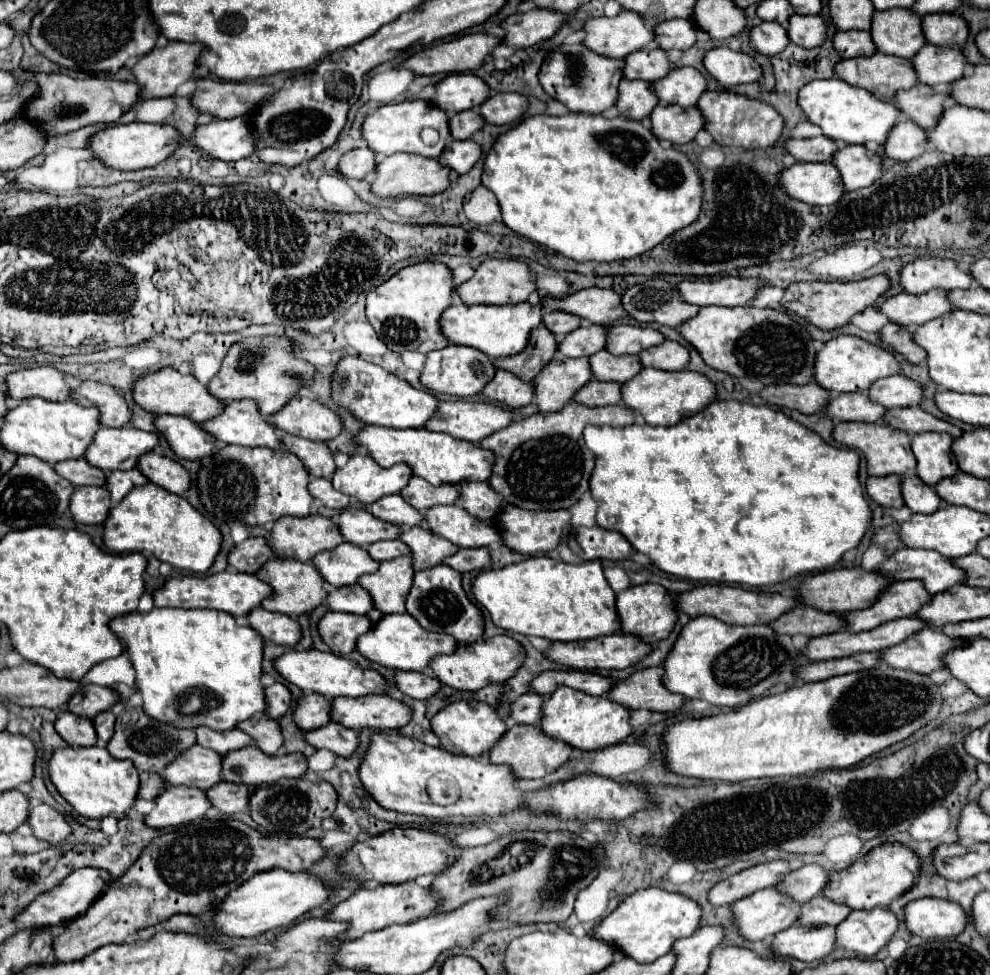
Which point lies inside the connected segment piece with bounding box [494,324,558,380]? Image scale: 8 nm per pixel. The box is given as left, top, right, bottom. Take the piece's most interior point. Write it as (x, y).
(526, 365)

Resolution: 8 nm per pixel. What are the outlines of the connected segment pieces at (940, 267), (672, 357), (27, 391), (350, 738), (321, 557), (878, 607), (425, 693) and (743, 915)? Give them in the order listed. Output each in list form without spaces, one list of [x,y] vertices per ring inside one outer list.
[[[918,258],[904,266],[900,274],[900,284],[904,292],[924,294],[934,288],[970,288],[974,284],[974,278],[970,276],[970,270],[962,268],[956,260]]]
[[[666,340],[654,348],[640,354],[642,366],[652,366],[658,370],[684,370],[690,362],[690,352],[686,346]]]
[[[38,366],[20,370],[8,376],[8,396],[16,400],[24,398],[44,398],[54,402],[64,402],[70,398],[72,388],[64,380],[64,372],[54,366]]]
[[[330,722],[318,730],[306,732],[306,740],[314,748],[326,748],[326,750],[334,752],[336,756],[344,756],[344,758],[352,756],[360,744],[356,730],[340,726],[336,722]]]
[[[348,542],[332,552],[318,552],[312,562],[318,566],[324,580],[336,588],[358,584],[364,574],[372,574],[380,566],[364,548]]]
[[[920,580],[894,582],[886,592],[880,594],[874,606],[846,614],[848,630],[852,632],[872,630],[884,622],[898,620],[904,616],[914,616],[922,608],[922,604],[930,600],[932,600],[932,594],[926,592]]]
[[[396,672],[396,684],[406,696],[416,700],[426,700],[434,696],[438,688],[442,688],[438,678],[422,672]]]
[[[774,886],[758,890],[748,898],[734,902],[734,922],[738,936],[756,942],[770,940],[780,930],[786,930],[798,920],[798,904],[782,896]]]

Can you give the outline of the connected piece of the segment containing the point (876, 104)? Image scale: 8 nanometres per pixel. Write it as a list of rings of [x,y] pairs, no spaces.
[[[838,78],[812,80],[802,86],[798,92],[798,106],[812,124],[822,128],[824,136],[844,144],[866,144],[870,140],[882,144],[900,116],[900,110],[892,102],[876,100],[870,92],[854,88]]]

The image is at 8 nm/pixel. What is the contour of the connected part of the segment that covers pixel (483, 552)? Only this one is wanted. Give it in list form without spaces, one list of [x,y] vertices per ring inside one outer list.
[[[470,548],[470,550],[458,550],[454,556],[446,560],[446,564],[458,572],[474,572],[474,570],[480,572],[492,566],[492,558],[488,548]]]

